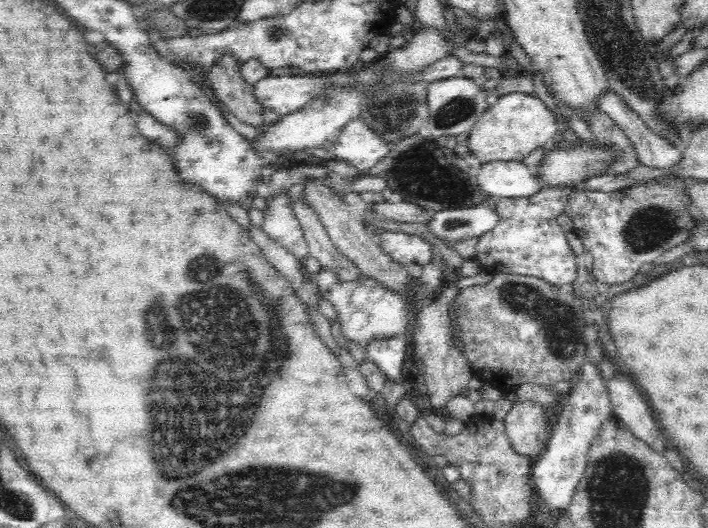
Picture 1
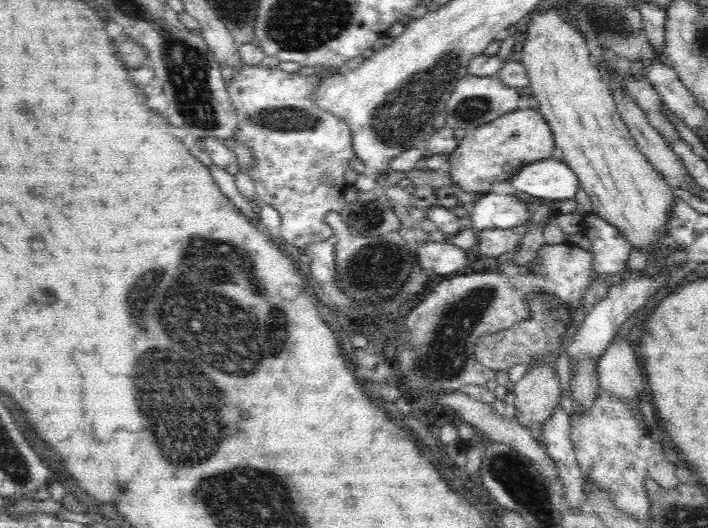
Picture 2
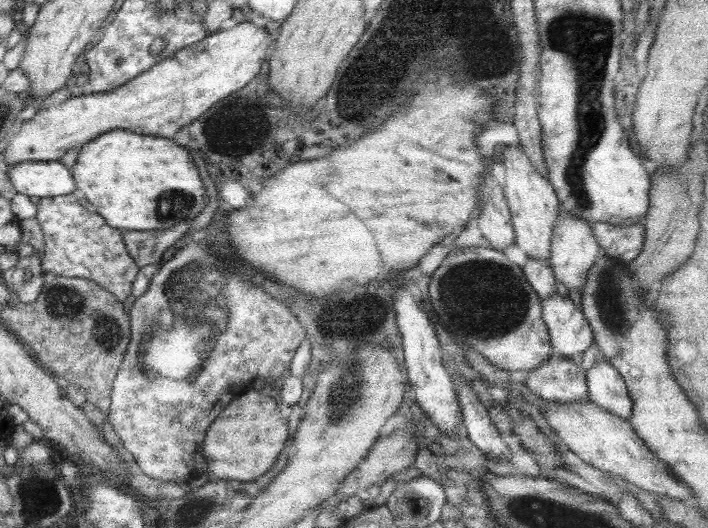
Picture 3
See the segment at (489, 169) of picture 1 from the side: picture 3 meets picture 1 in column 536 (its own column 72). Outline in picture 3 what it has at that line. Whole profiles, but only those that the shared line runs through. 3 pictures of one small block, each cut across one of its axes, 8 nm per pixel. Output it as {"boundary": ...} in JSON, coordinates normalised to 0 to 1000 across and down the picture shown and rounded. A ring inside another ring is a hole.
{"boundary":[[[35,305],[10,316],[10,339],[24,367],[55,377],[103,366],[100,324],[81,305]]]}

